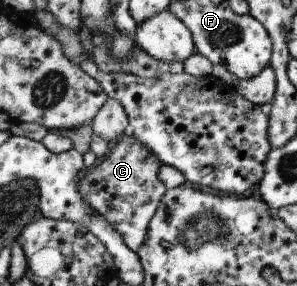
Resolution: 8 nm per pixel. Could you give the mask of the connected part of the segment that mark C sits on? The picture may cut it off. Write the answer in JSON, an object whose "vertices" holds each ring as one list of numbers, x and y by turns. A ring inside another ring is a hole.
{"vertices":[[129,132,116,142,100,164,86,171,80,179,80,193,92,211,107,218,123,235,126,245,135,252,147,241,152,218,168,190,159,176,163,165,154,152]]}

